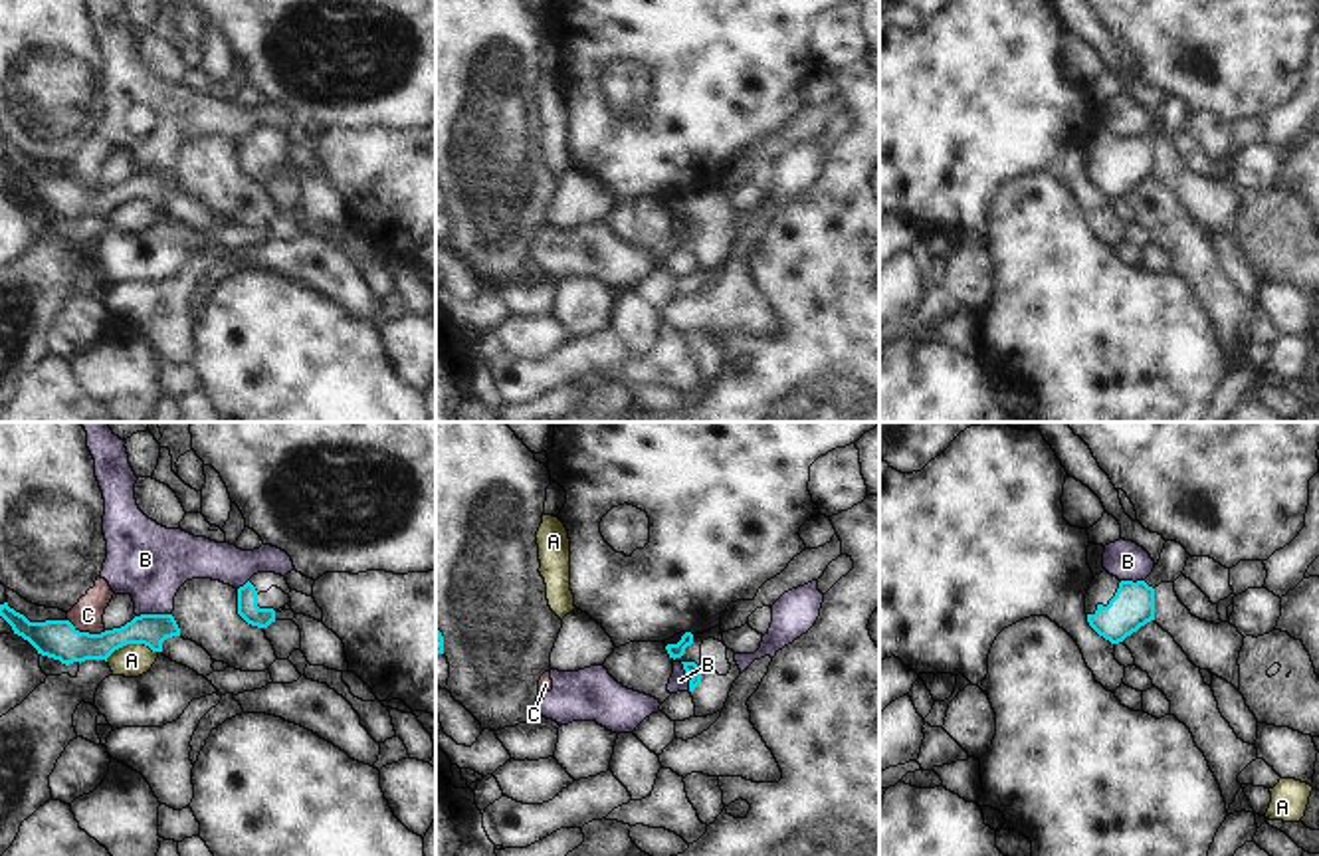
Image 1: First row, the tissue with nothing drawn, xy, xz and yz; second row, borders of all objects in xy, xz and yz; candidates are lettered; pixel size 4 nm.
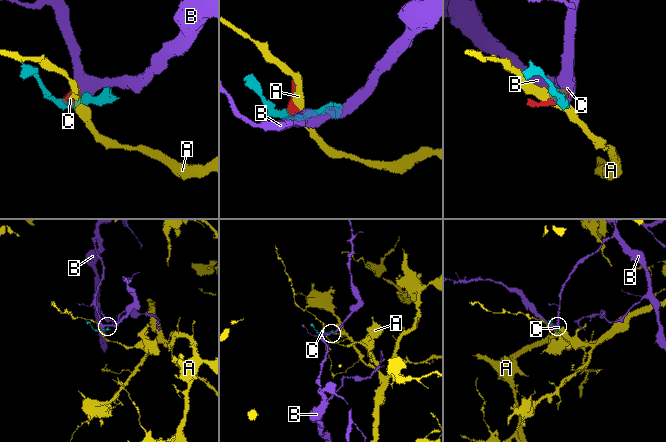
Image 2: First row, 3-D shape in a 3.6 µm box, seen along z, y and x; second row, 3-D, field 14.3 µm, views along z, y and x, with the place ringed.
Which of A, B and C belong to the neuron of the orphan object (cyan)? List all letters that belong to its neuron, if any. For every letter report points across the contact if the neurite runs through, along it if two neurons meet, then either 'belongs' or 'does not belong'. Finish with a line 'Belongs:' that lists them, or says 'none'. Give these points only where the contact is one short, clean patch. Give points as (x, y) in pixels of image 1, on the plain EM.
A: border xy (157, 207), (145, 201), (123, 201), (105, 216); does not belong
B: does not belong
C: border xy (68, 175), (80, 187), (105, 187); does not belong
Belongs: none

